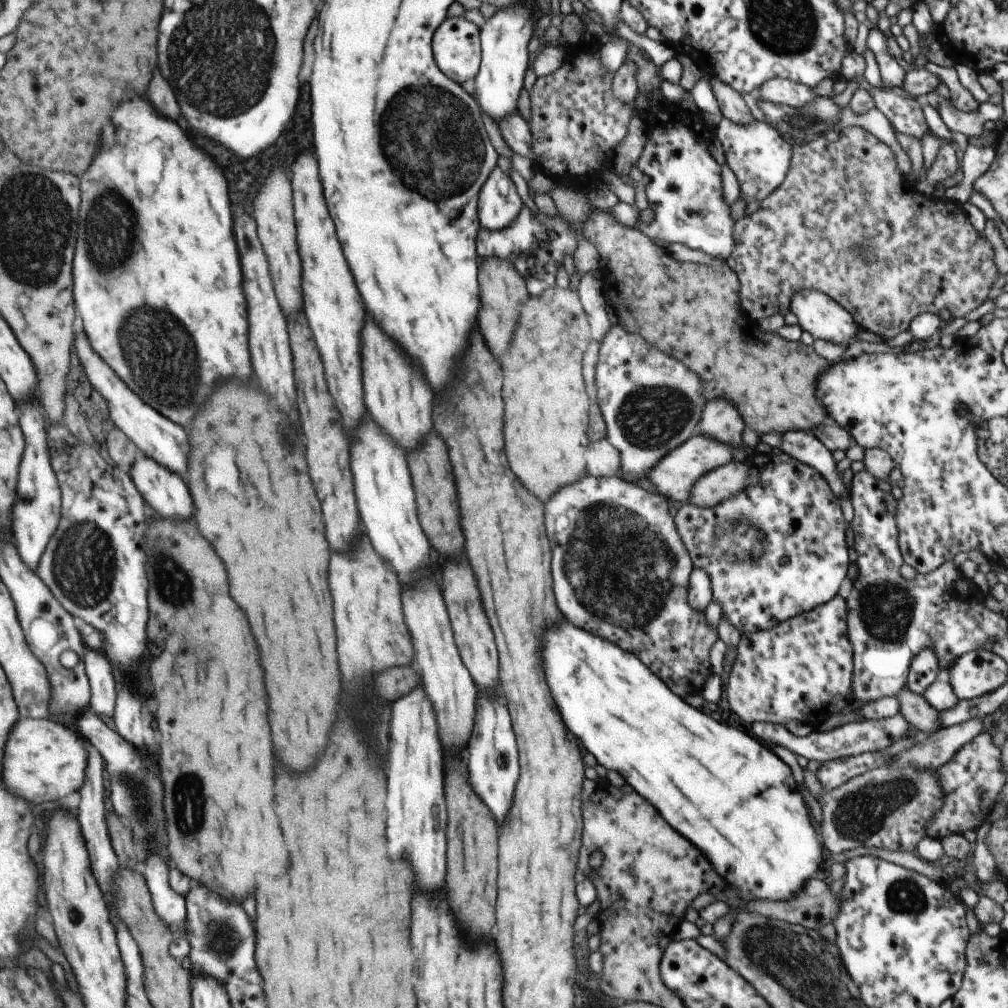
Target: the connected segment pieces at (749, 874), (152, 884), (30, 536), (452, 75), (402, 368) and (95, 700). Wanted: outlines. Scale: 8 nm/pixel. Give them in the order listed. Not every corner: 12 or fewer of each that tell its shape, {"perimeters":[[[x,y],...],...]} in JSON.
{"perimeters":[[[561,622],[549,690],[739,898],[821,848],[789,766]],[[147,855],[144,875],[160,917],[185,937],[188,906],[173,867]],[[17,402],[26,449],[16,548],[35,572],[62,517],[41,402]],[[445,17],[433,33],[436,65],[463,84],[479,72],[477,28]],[[369,314],[365,406],[405,450],[433,426],[419,366]],[[87,646],[92,710],[113,718],[118,692],[112,664]]]}

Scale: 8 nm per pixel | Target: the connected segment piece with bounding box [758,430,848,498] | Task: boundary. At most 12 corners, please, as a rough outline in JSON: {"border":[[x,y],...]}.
{"border":[[811,431],[758,438],[824,476],[837,498],[848,497],[833,456]]}

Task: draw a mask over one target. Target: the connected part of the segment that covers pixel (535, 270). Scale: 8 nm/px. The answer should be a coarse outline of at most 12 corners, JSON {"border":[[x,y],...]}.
{"border":[[527,208],[476,234],[477,254],[509,259],[529,295],[555,285],[573,226]]}

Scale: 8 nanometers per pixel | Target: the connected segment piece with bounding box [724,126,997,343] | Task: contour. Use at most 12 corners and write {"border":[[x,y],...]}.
{"border":[[857,126],[733,226],[743,319],[827,294],[882,342],[983,304],[993,250]]}

